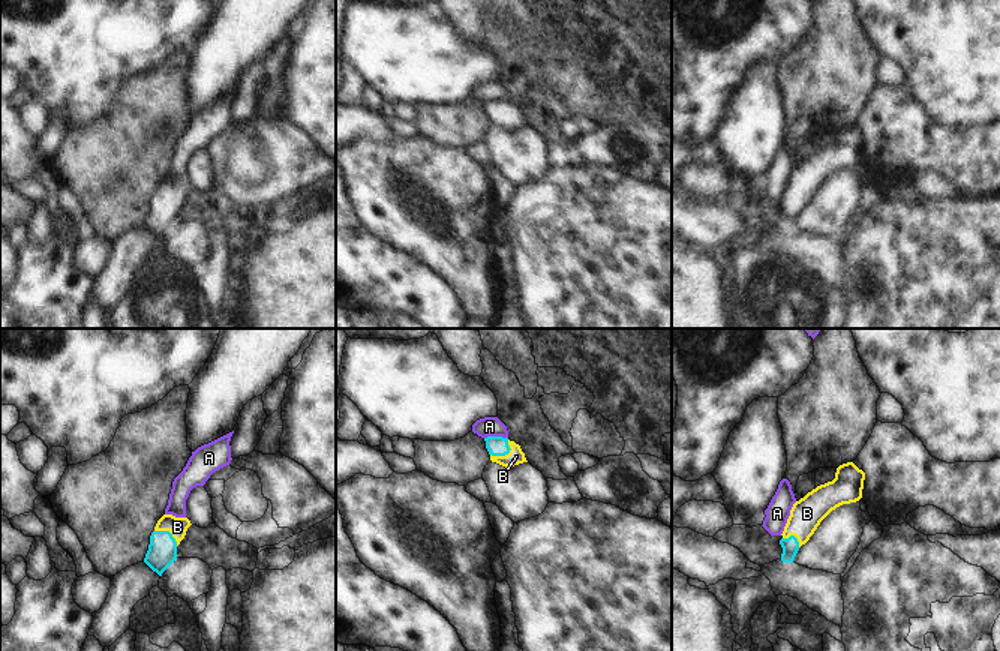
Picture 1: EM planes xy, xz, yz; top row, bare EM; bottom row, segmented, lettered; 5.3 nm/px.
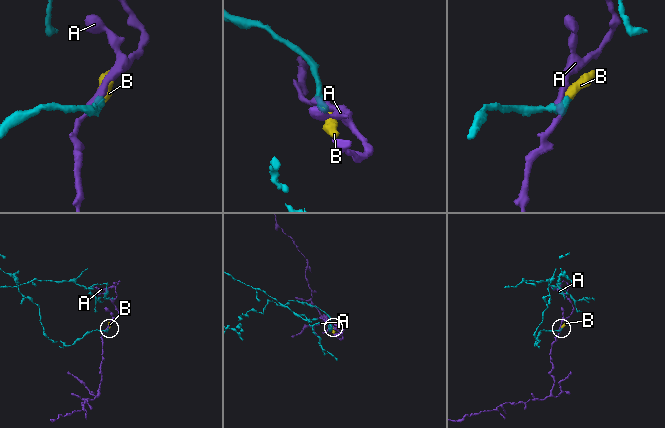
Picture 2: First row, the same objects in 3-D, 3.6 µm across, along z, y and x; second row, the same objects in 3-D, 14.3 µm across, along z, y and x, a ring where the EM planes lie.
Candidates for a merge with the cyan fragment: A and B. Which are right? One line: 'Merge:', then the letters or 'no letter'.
Merge: B

